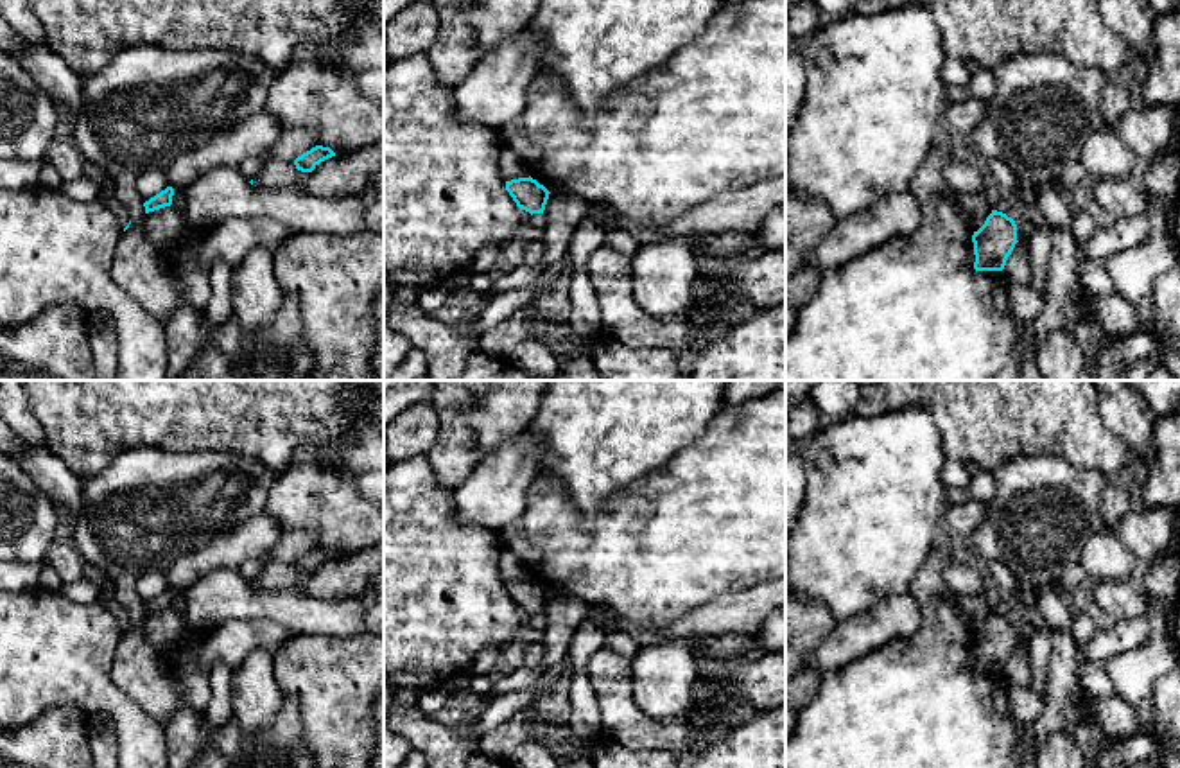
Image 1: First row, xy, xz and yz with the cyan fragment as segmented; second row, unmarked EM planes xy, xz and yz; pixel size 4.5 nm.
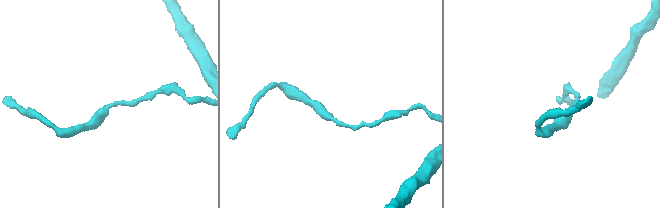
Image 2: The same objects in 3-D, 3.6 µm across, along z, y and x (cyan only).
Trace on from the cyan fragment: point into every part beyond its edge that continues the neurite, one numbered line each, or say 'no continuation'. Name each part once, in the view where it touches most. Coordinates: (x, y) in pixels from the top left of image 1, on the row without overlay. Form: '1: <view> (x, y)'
no continuation

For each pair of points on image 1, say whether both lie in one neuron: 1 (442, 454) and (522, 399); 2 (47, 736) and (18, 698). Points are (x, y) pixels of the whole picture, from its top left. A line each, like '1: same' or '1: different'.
1: same
2: different

